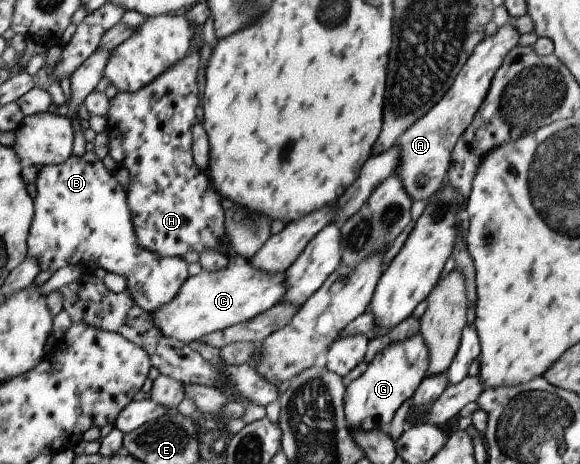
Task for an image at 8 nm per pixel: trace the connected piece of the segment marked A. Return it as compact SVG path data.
M506 23L496 31L495 36L484 37L473 48L443 97L397 138L398 162L392 175L401 182L412 202L418 199L426 200L440 187L443 176L447 173L455 142L471 123L491 85L495 70L501 65L504 55L517 45L519 36L513 25Z

